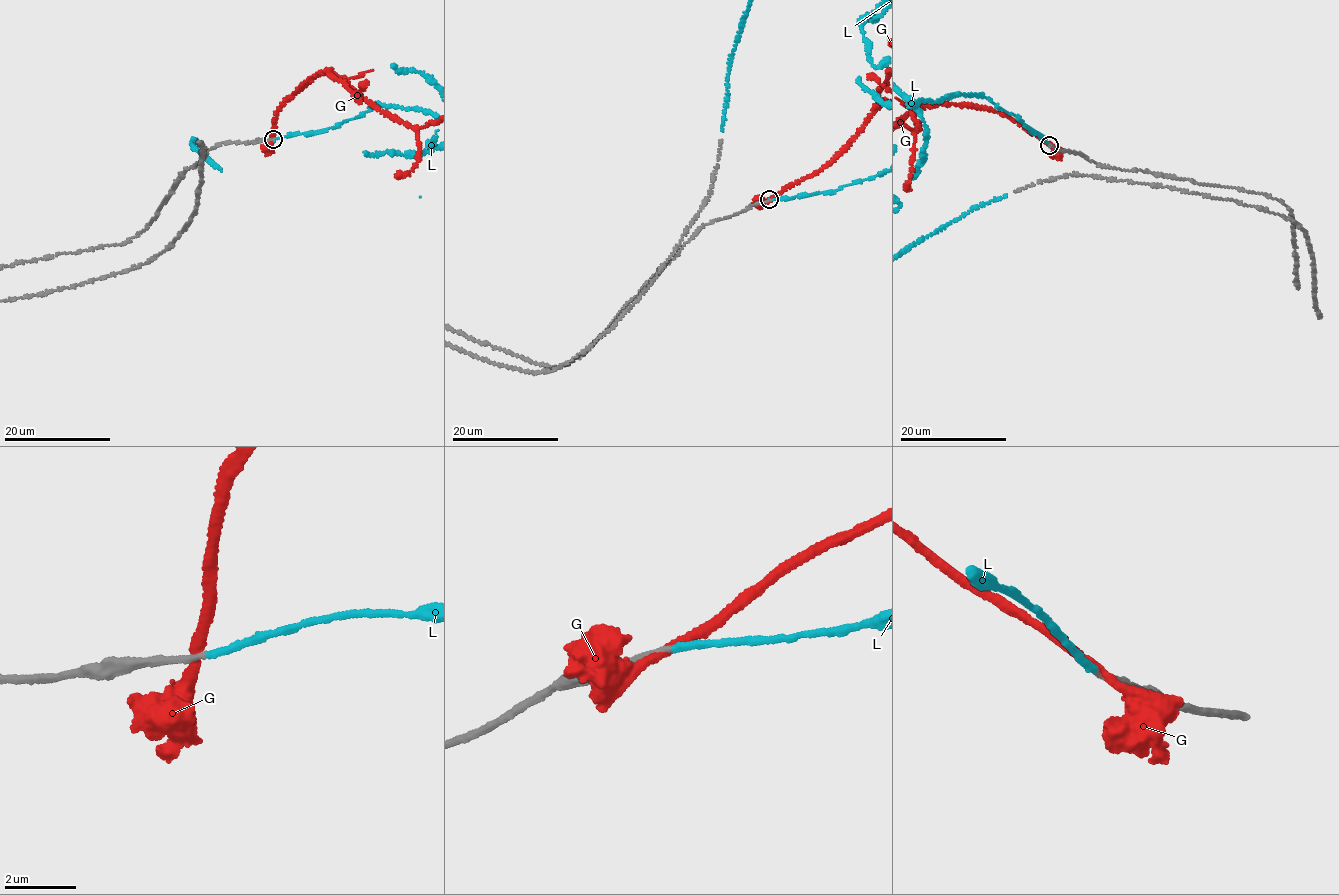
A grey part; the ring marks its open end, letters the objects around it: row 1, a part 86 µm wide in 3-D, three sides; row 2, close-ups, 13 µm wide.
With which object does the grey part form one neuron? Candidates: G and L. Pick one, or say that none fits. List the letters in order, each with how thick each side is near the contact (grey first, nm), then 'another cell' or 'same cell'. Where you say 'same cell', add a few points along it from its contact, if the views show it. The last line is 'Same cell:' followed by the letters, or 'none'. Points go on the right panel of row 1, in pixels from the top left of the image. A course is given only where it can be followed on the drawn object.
G: 180 nm thick on the grey side, 280 nm on the other; another cell
L: 150 nm thick on the grey side, 200 nm on the other; same cell
Same cell: L

